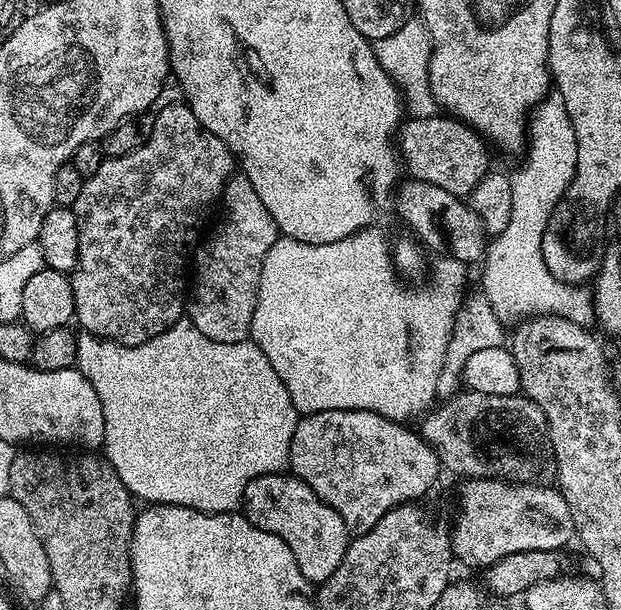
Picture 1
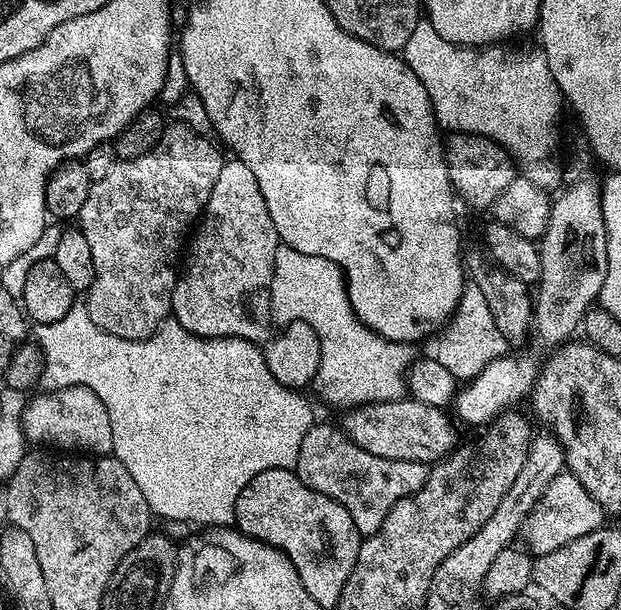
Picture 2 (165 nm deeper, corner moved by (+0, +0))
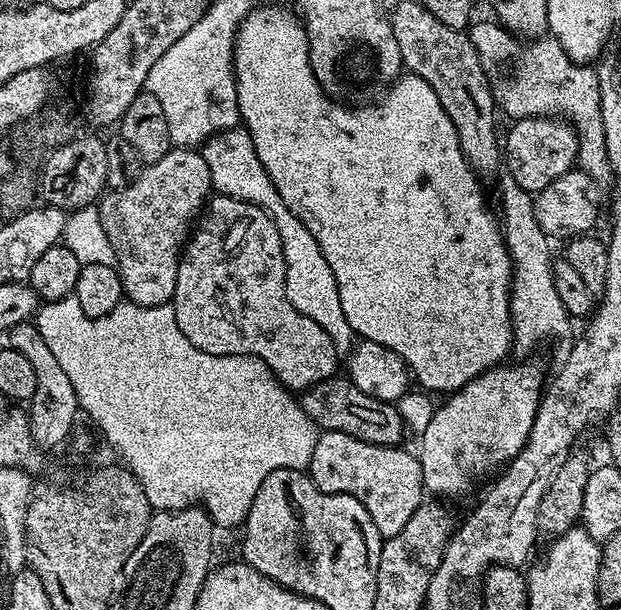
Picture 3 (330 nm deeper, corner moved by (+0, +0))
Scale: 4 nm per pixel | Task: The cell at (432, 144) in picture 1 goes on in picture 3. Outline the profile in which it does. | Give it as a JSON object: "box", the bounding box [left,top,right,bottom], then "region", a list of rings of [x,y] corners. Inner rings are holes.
{"box":[506,116,579,194],"region":[[[530,116],[517,119],[511,126],[508,148],[506,144],[506,172],[518,186],[522,186],[522,190],[533,194],[541,192],[554,182],[554,178],[562,178],[562,174],[573,171],[579,154],[579,138],[567,119]]]}

